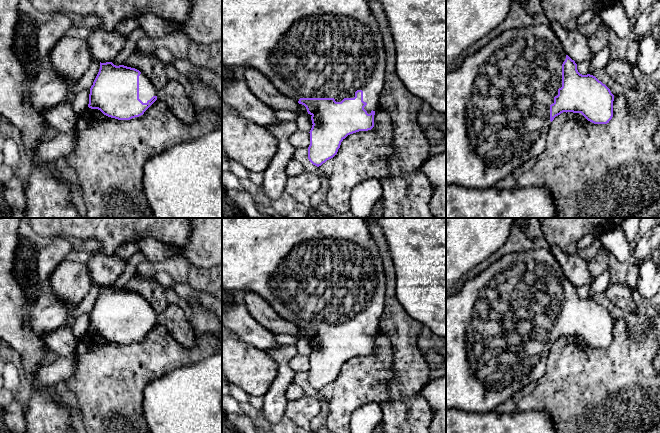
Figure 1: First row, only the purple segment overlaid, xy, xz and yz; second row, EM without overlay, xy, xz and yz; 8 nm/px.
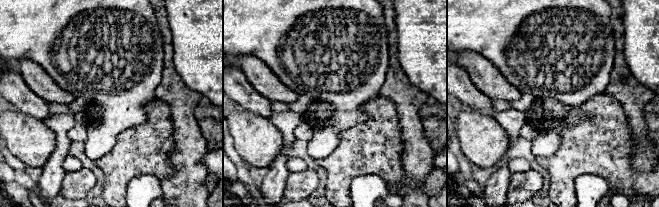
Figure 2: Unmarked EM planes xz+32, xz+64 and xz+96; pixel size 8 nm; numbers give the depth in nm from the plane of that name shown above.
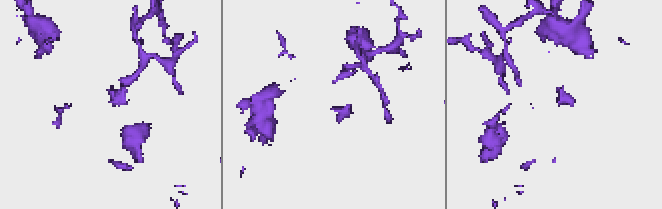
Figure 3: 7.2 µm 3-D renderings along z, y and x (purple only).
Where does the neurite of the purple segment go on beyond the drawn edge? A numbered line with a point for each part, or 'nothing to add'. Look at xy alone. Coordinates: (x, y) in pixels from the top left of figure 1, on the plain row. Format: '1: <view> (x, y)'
1: xy (147, 314)

